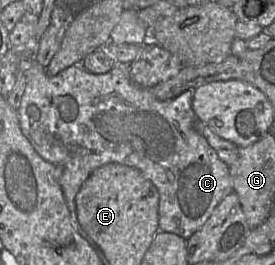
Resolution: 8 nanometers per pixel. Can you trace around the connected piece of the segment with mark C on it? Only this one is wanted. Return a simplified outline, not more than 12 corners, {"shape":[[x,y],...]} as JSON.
{"shape":[[34,57],[22,133],[75,197],[99,167],[135,168],[159,231],[187,240],[232,191],[194,128],[194,89],[168,100],[130,64]]}

